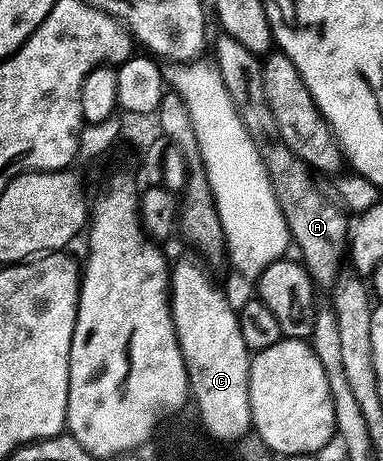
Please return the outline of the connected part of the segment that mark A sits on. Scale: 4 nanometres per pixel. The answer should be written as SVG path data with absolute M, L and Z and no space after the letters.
M228 35L217 45L212 46L210 52L213 77L220 89L229 93L231 106L239 114L241 125L245 125L261 161L265 165L265 173L269 177L275 200L283 214L286 234L289 236L290 242L292 239L296 249L299 250L300 256L298 255L298 258L307 268L307 273L316 288L334 288L340 278L339 262L342 259L344 262L345 248L349 243L348 216L330 198L327 200L319 192L312 168L308 167L302 159L297 158L269 130L269 116L267 105L263 101L263 92L257 89L256 84L255 87L251 84L251 70L254 67L256 70L257 67L256 56L245 50L237 41L233 41Z

